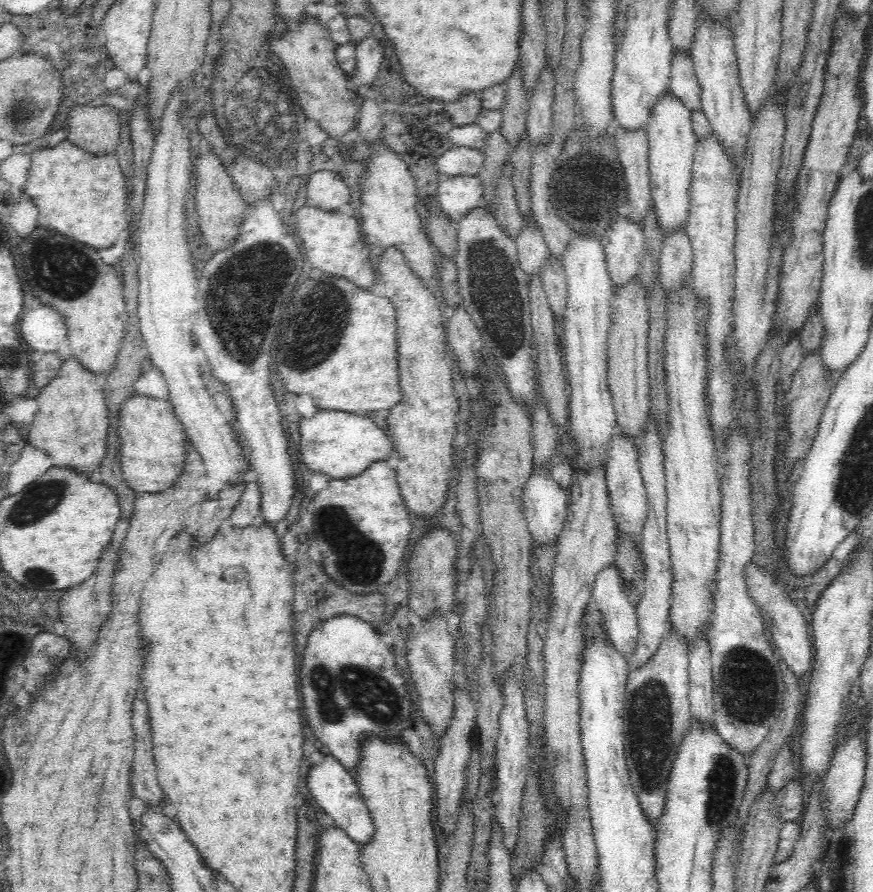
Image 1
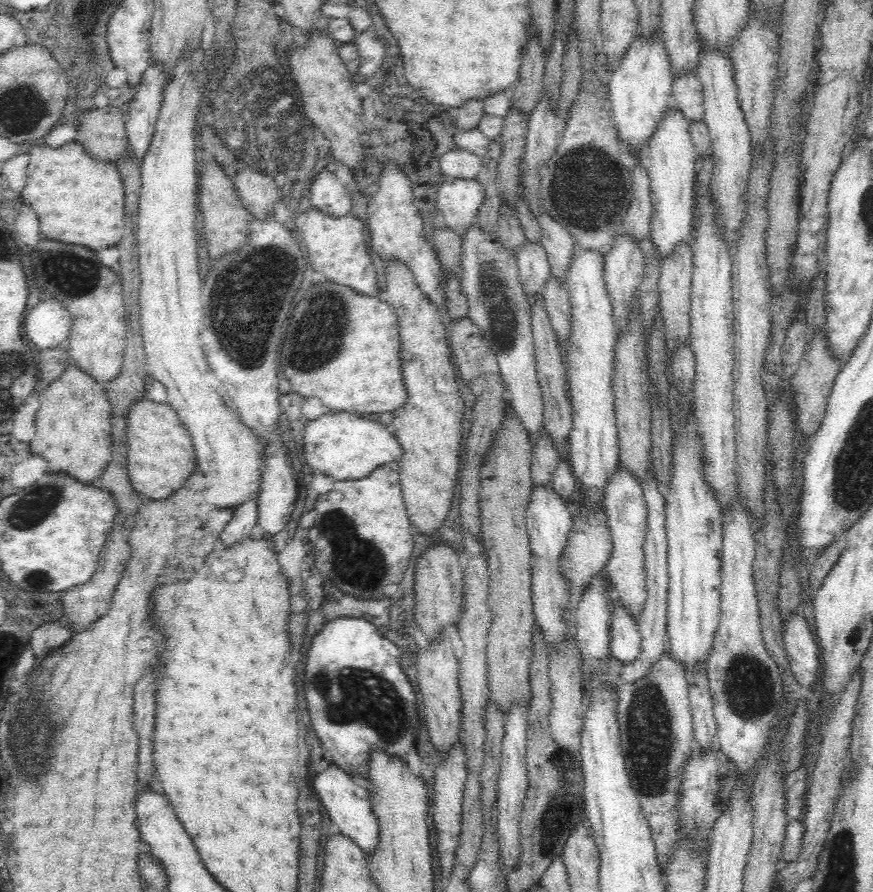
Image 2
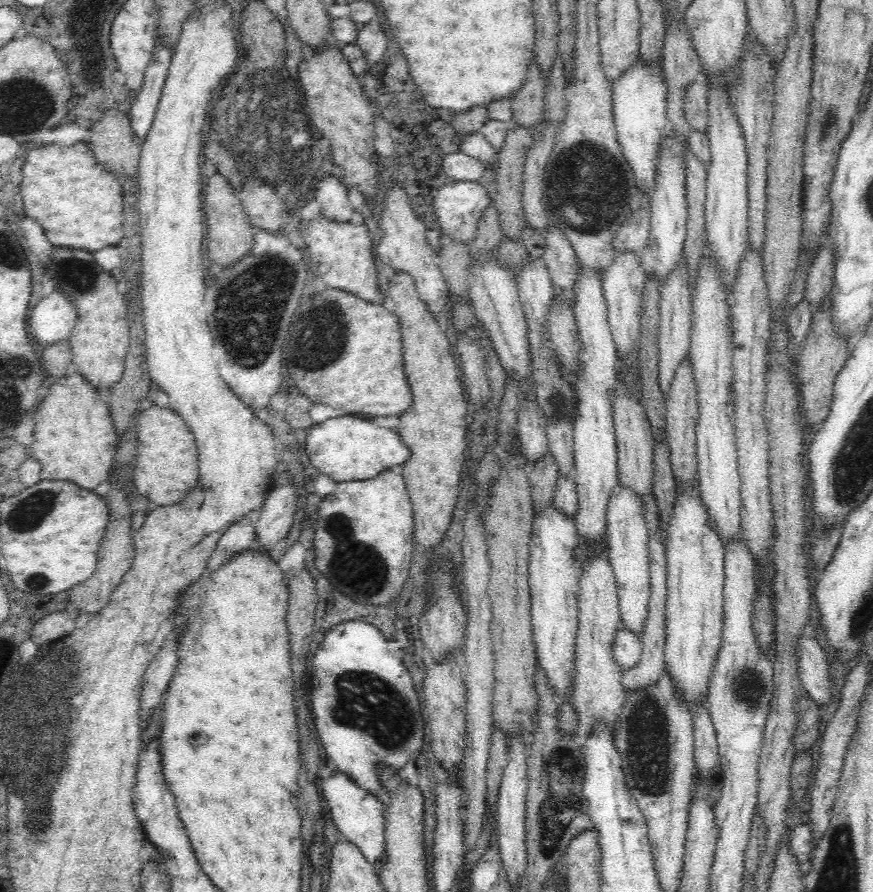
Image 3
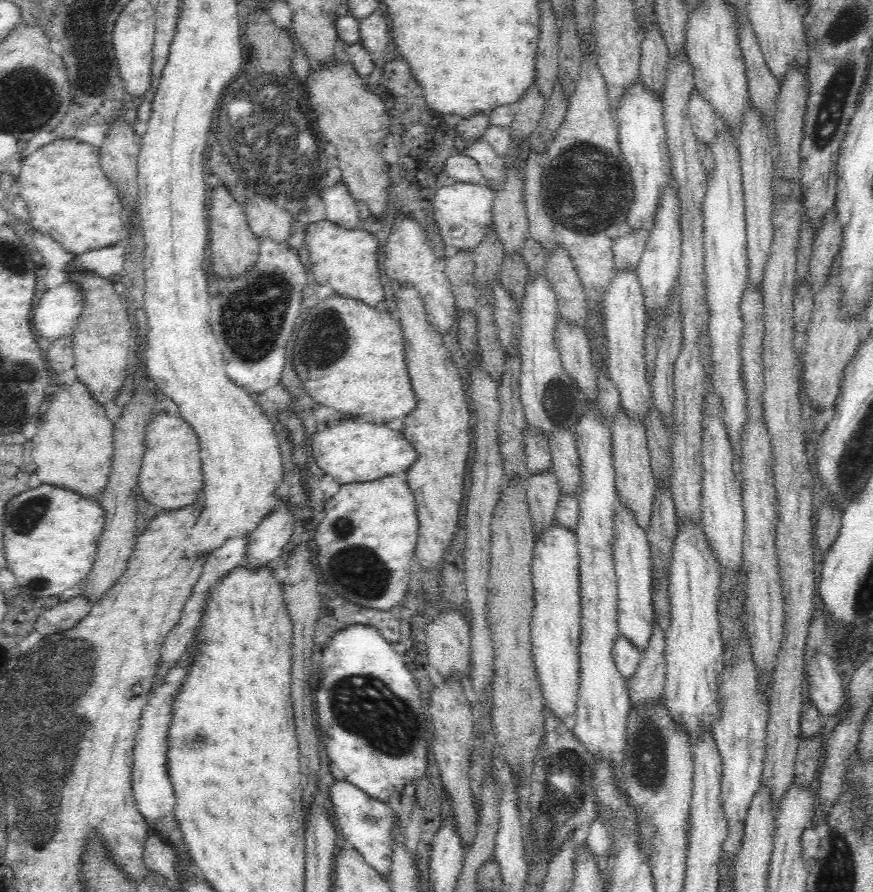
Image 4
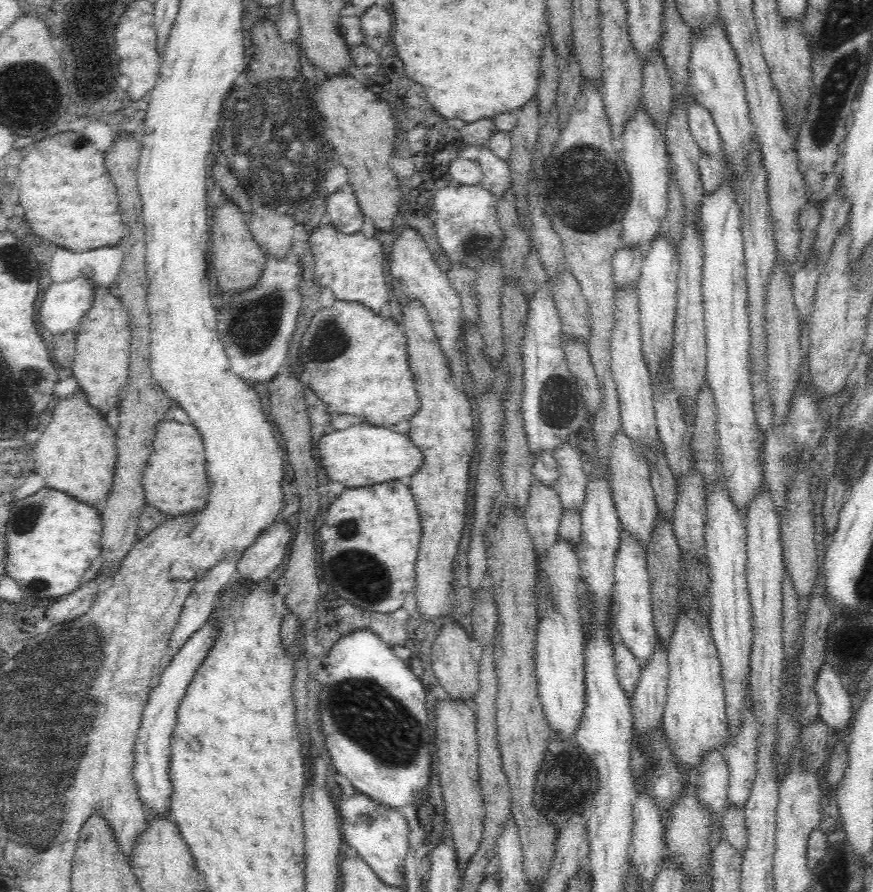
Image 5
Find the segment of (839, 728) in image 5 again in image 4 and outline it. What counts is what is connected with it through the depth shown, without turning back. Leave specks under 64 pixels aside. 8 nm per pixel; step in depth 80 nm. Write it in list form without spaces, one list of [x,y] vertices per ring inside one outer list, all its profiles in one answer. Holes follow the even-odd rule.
[[[819,651],[805,656],[806,682],[811,701],[822,716],[832,716],[844,708],[844,688],[837,666],[830,656]]]

